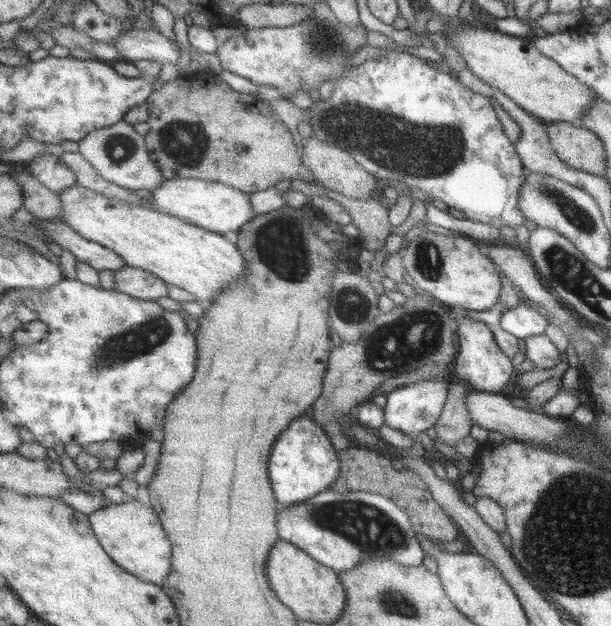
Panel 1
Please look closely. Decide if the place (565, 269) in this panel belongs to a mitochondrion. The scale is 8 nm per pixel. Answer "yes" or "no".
yes

